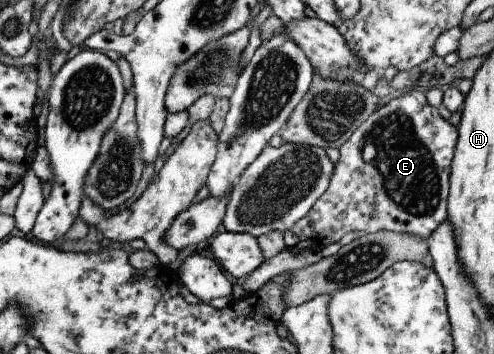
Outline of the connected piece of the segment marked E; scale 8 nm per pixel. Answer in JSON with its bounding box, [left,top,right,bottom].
[284,90,458,253]

